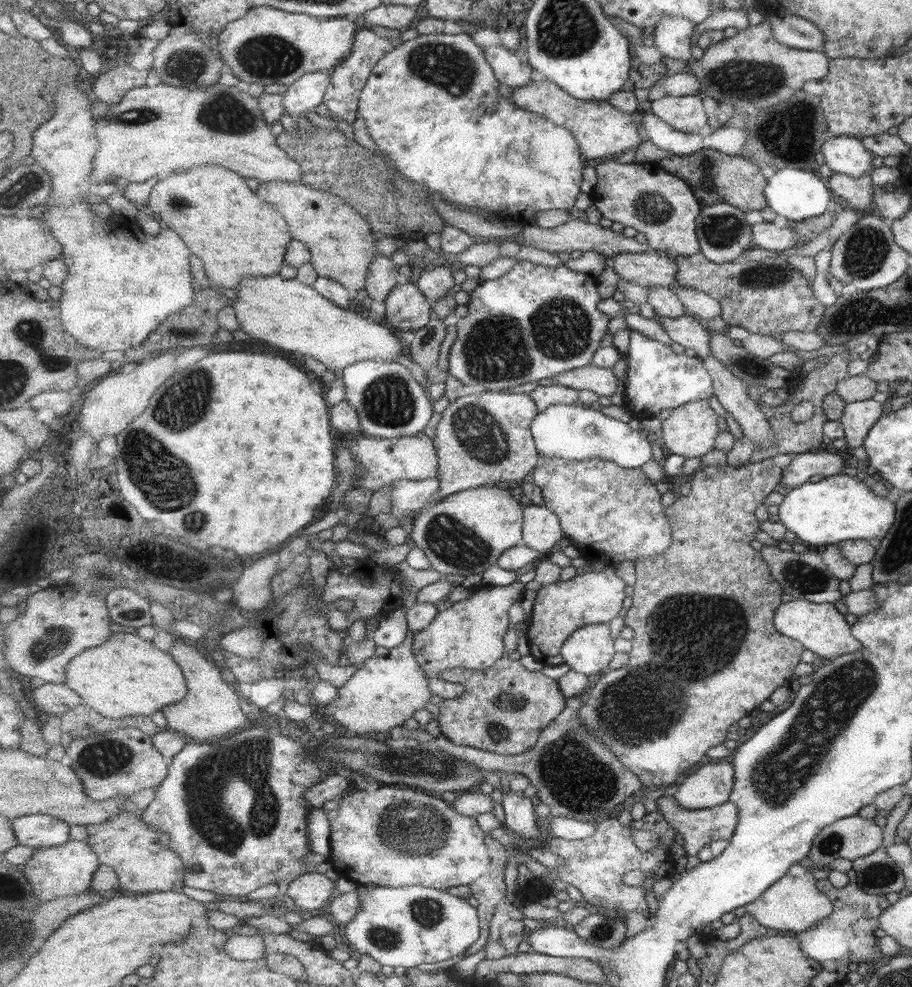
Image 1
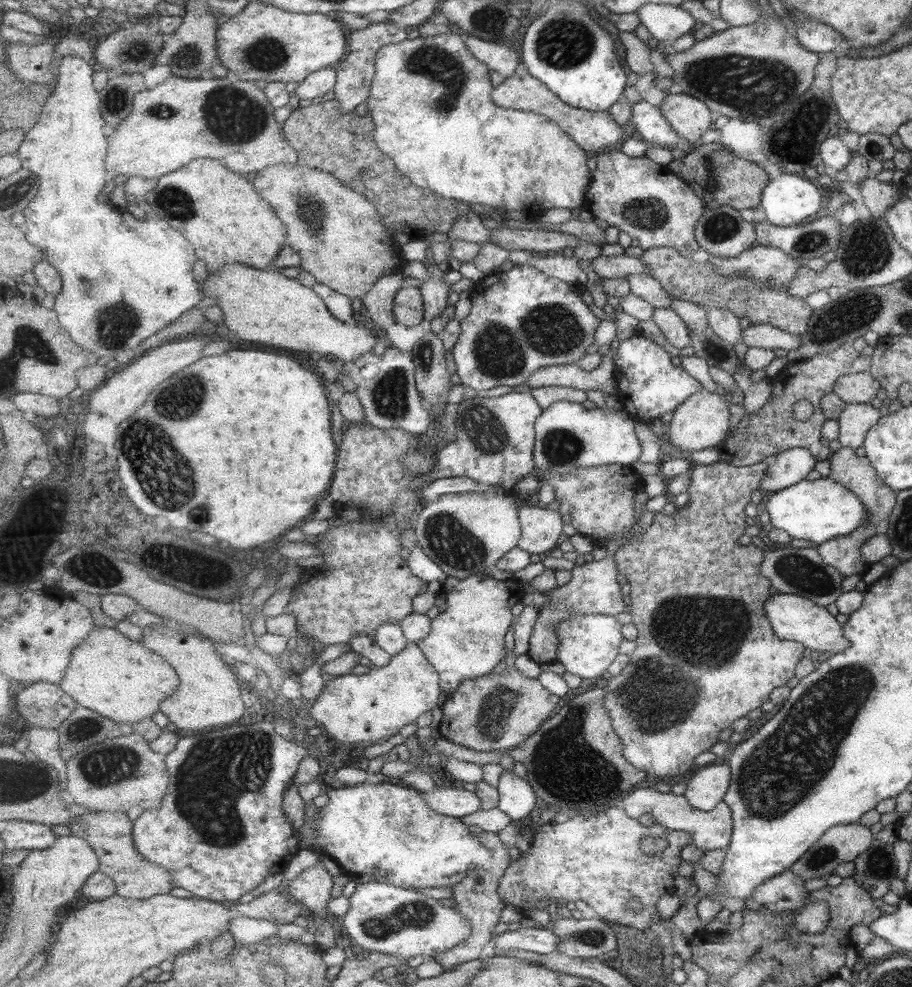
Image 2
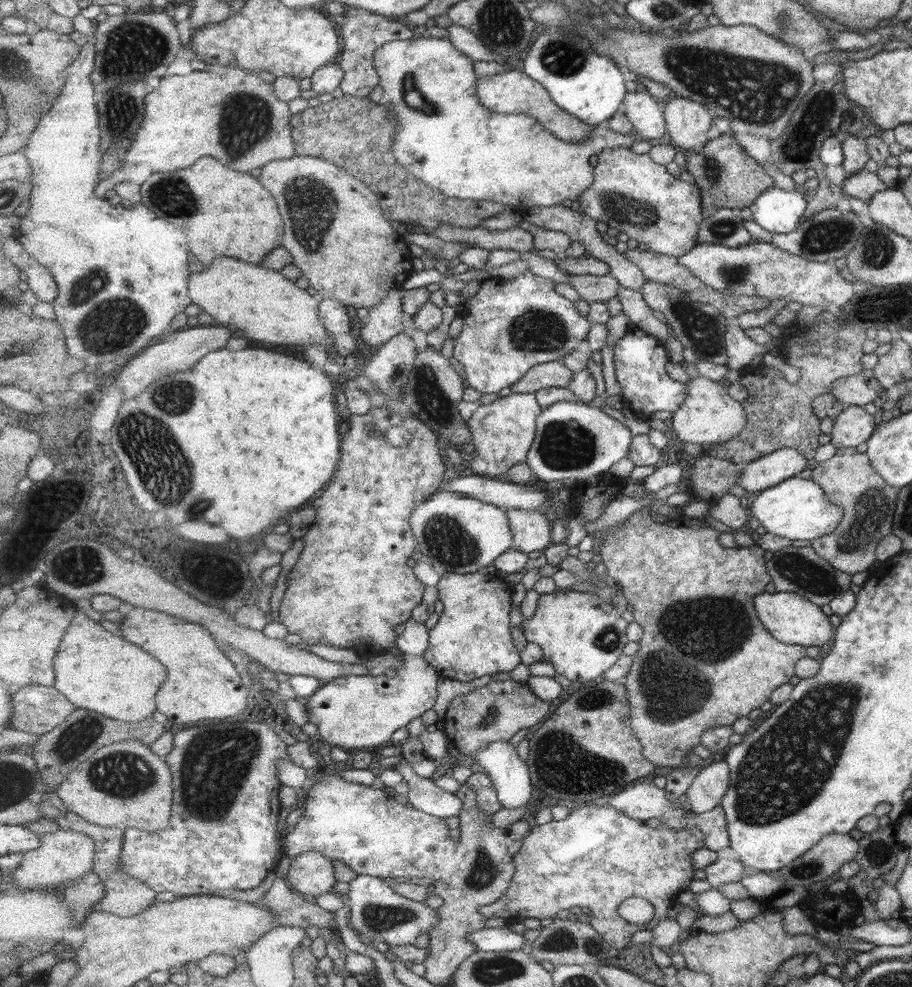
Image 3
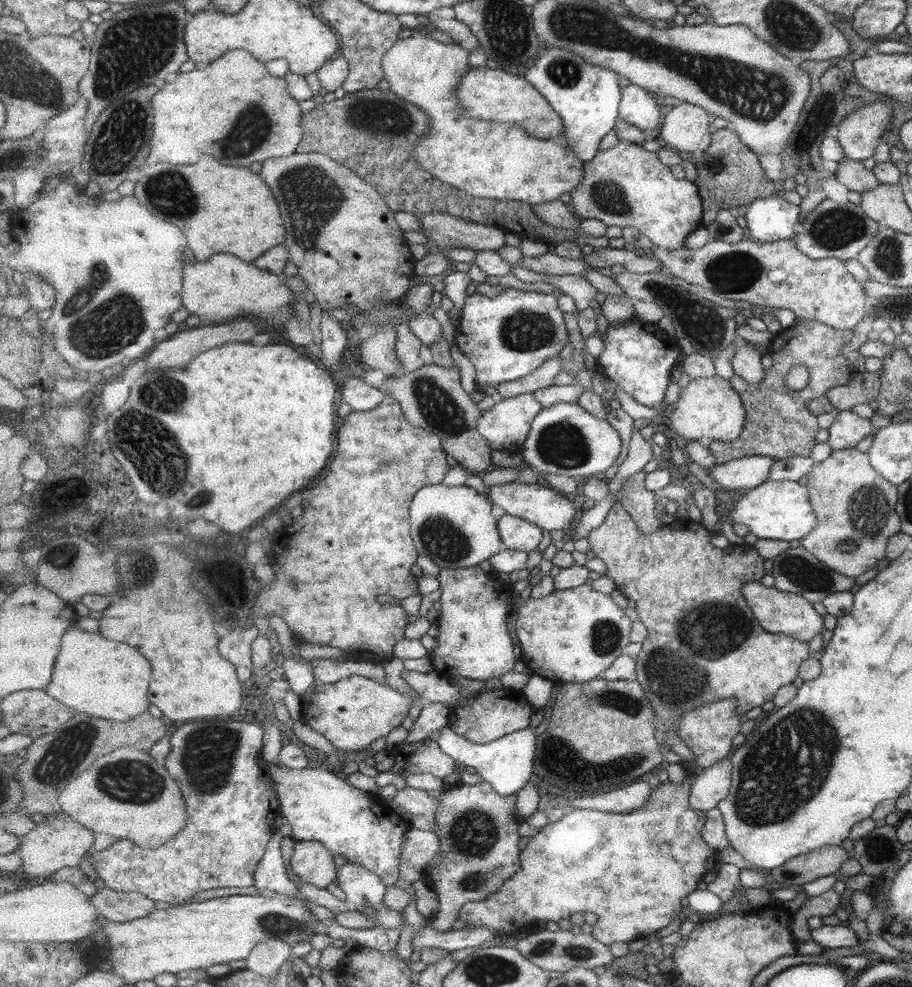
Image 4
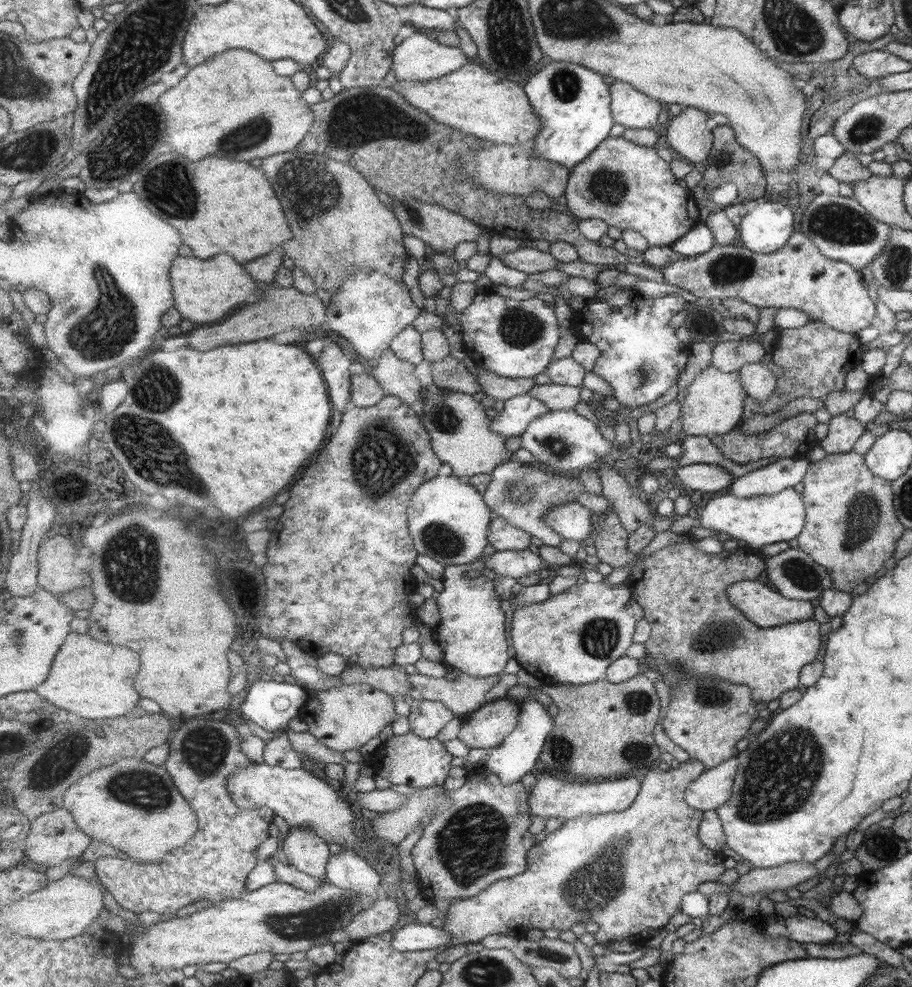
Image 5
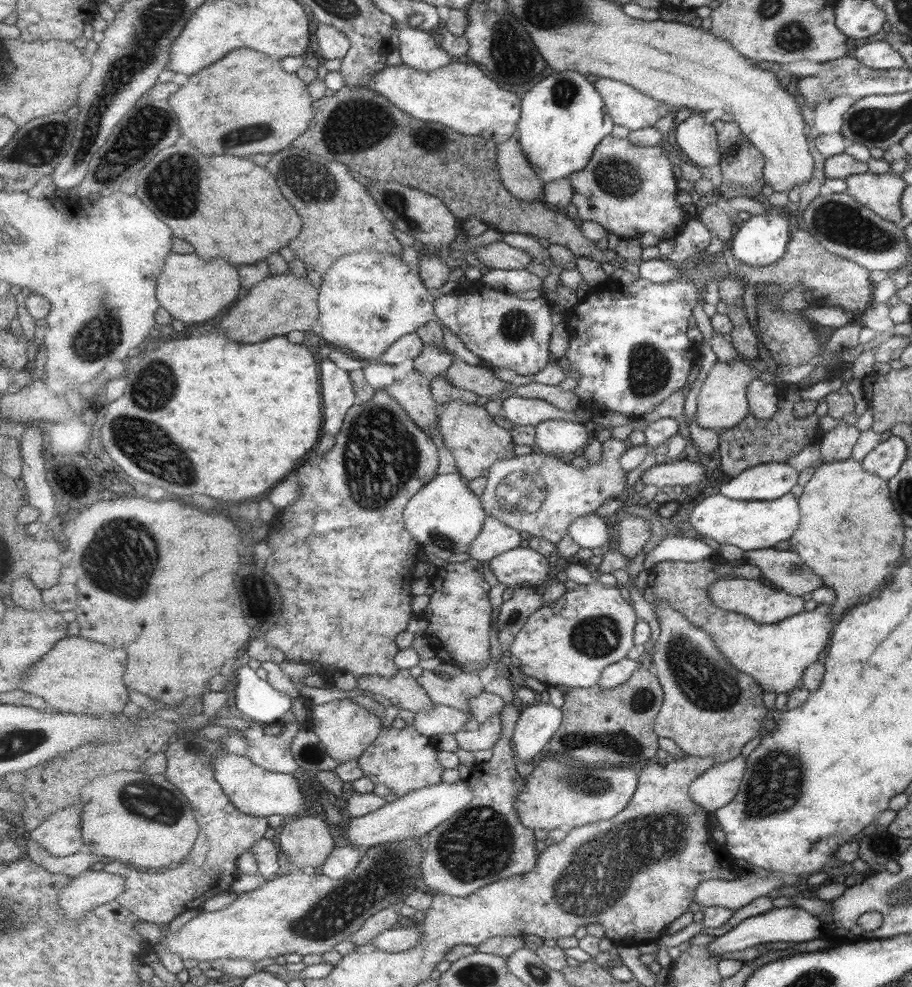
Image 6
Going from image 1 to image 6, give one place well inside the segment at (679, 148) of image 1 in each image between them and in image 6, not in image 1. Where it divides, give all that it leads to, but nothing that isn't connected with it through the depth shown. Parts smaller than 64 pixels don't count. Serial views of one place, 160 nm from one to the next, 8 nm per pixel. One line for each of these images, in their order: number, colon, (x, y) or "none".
2: (650, 122)
3: (644, 111)
4: (638, 106)
5: (631, 108)
6: (628, 106)

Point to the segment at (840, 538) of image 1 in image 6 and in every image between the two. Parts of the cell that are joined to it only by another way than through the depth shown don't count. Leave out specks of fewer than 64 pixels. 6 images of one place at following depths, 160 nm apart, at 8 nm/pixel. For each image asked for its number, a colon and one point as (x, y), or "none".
2: (818, 510)
3: (794, 508)
4: (781, 510)
5: (759, 520)
6: (748, 524)

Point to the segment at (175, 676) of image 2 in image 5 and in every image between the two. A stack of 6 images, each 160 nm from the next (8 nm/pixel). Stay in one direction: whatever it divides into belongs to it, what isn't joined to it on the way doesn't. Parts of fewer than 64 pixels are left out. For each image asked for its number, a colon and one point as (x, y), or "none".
3: (95, 669)
4: (111, 681)
5: (95, 679)

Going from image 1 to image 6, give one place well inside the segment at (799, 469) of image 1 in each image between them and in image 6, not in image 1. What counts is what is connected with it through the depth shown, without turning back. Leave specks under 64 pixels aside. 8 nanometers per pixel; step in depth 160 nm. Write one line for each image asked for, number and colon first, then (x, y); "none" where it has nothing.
2: (792, 465)
3: (767, 470)
4: (750, 471)
5: (707, 477)
6: (680, 472)

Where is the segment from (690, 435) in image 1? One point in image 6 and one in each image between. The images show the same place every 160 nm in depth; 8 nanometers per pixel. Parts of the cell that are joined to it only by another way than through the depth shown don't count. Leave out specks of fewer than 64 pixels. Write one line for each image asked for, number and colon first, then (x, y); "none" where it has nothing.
2: (703, 421)
3: (710, 415)
4: (709, 408)
5: (716, 400)
6: (722, 403)

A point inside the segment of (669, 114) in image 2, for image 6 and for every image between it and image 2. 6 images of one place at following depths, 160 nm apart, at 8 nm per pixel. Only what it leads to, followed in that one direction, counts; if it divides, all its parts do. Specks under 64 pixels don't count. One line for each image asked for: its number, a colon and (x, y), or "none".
3: (688, 122)
4: (685, 128)
5: (688, 135)
6: (699, 142)

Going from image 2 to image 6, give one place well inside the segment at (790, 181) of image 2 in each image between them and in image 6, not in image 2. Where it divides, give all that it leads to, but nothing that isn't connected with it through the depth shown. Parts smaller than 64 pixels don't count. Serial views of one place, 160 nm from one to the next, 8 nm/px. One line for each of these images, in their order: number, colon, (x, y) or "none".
3: (776, 211)
4: (771, 219)
5: (764, 230)
6: (761, 241)

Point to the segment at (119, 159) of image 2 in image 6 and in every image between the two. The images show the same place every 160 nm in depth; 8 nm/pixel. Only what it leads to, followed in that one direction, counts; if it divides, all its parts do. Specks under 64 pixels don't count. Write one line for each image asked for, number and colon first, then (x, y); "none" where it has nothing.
3: (232, 114)
4: (235, 109)
5: (219, 110)
6: (229, 112)

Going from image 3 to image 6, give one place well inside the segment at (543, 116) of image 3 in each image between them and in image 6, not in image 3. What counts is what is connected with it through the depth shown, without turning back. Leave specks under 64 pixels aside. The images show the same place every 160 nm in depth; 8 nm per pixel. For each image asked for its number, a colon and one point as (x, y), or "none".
4: (483, 93)
5: (472, 99)
6: (459, 95)

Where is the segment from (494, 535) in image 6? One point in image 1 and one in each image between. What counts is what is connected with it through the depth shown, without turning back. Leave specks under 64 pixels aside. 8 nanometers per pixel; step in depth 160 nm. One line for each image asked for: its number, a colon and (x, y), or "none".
1: (543, 529)
2: (542, 529)
3: (531, 529)
4: (517, 533)
5: (503, 536)

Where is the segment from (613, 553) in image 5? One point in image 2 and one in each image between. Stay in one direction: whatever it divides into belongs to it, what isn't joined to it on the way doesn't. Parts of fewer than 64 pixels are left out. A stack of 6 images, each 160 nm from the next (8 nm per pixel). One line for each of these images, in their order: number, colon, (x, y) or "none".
2: (689, 679)
3: (696, 669)
4: (704, 645)

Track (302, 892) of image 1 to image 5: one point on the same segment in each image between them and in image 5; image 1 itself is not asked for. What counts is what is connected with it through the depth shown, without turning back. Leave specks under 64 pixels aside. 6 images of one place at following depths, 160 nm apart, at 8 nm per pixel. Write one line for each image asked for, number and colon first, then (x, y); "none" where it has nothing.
2: (312, 887)
3: (312, 872)
4: (313, 861)
5: (304, 848)

